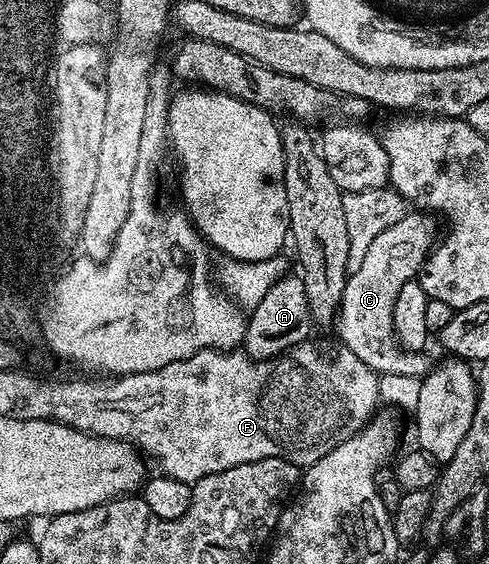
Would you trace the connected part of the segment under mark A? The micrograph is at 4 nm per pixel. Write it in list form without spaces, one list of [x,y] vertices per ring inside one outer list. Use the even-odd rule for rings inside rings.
[[[284,276],[261,296],[261,304],[250,307],[247,331],[243,337],[242,349],[250,358],[276,358],[291,346],[300,346],[312,337],[313,321],[309,304],[306,302],[302,280],[299,276]]]

